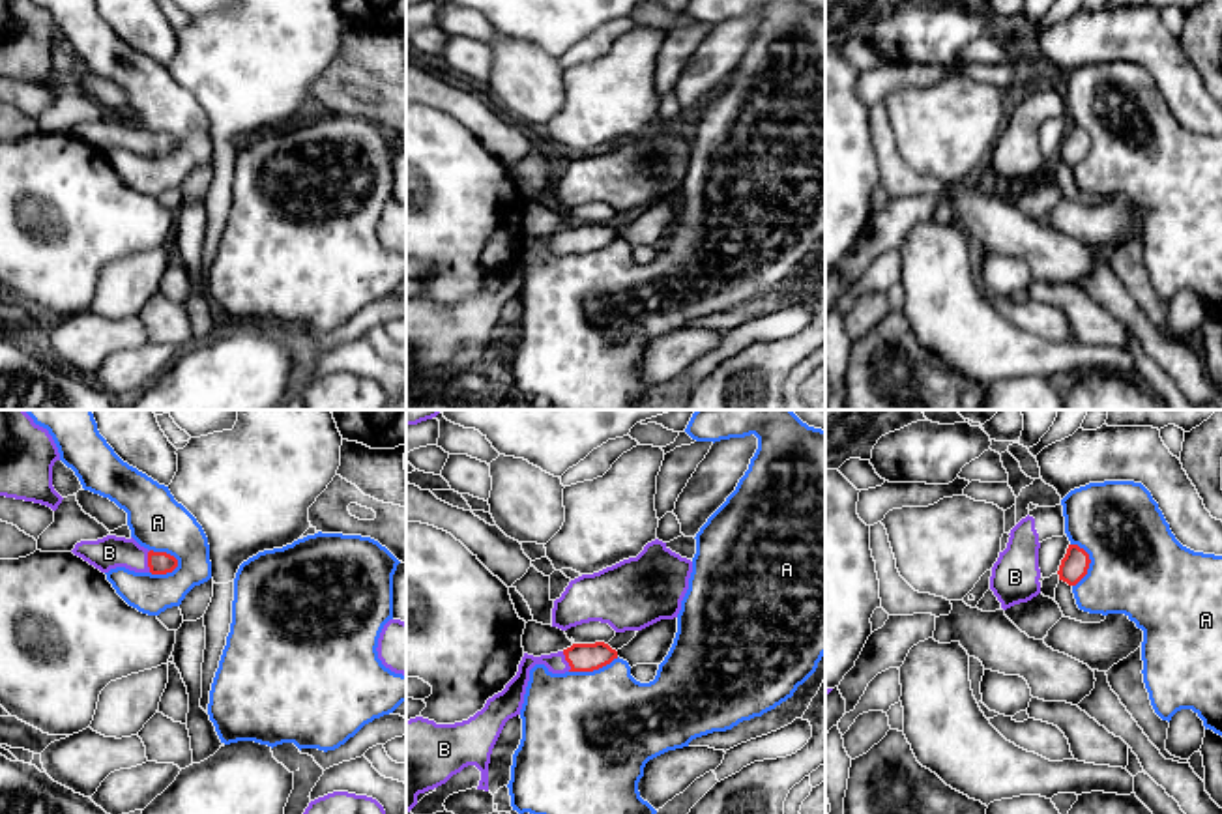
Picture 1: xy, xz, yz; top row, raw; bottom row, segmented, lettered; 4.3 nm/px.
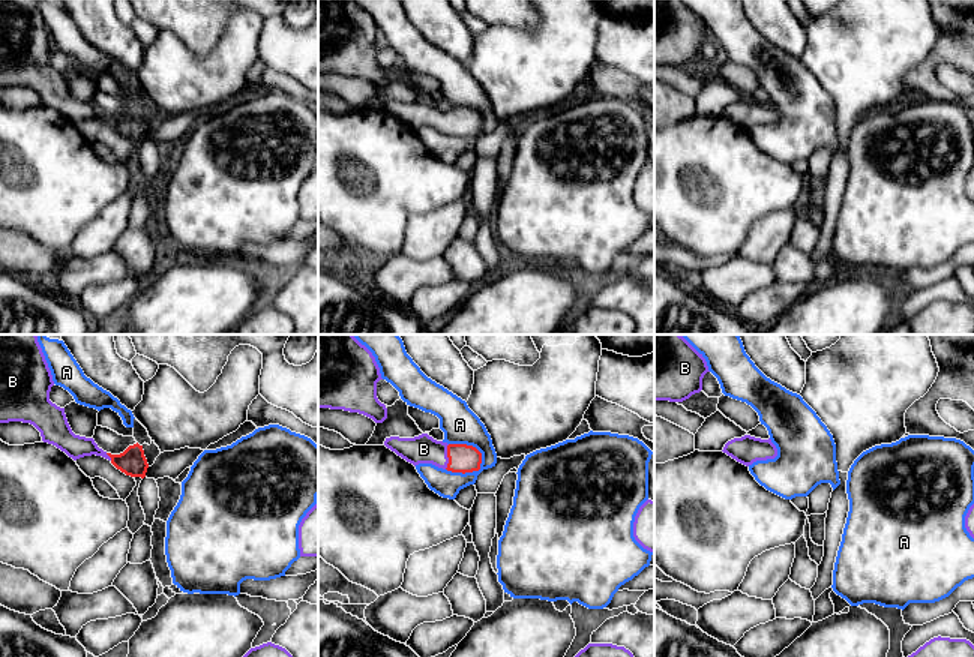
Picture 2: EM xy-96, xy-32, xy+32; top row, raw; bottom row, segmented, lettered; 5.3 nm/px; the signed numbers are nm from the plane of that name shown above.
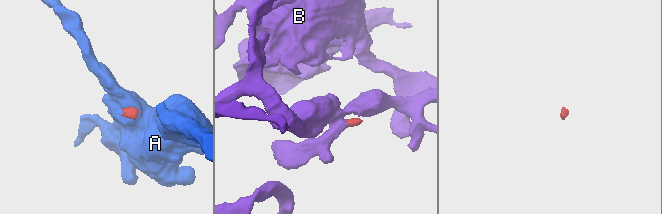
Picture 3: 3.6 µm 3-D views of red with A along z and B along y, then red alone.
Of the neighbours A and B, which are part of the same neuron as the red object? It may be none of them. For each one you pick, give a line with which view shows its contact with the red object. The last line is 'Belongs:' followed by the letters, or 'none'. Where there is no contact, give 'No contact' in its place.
B: Touches red in xy
Belongs: B

